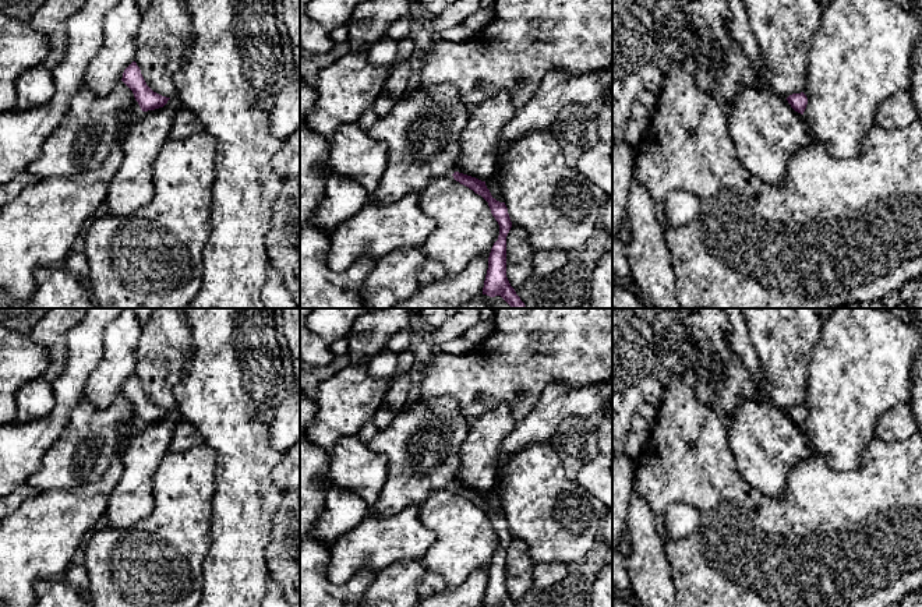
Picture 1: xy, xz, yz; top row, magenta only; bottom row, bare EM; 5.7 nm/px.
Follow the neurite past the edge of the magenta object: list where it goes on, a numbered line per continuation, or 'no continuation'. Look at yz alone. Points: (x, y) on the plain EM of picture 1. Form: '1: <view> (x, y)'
no continuation

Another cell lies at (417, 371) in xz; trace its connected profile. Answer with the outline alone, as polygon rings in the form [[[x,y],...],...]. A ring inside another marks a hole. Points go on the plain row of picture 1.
[[[420,359],[410,368],[409,374],[410,374],[410,378],[411,378],[411,385],[410,385],[407,400],[406,400],[407,405],[411,405],[411,403],[418,400],[420,385],[424,380],[425,373],[427,373],[427,367],[428,367],[427,359]]]

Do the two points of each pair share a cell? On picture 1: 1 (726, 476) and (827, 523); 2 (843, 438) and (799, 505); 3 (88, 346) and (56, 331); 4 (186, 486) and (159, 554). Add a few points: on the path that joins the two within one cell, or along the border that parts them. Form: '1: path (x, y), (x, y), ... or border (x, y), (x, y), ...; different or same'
1: path (751, 501), (759, 503), (780, 523), (802, 523); same
2: border (813, 450), (836, 469), (850, 470), (858, 466); different
3: border (80, 323), (67, 334), (64, 367); different
4: path (183, 503), (183, 514), (176, 537); same

